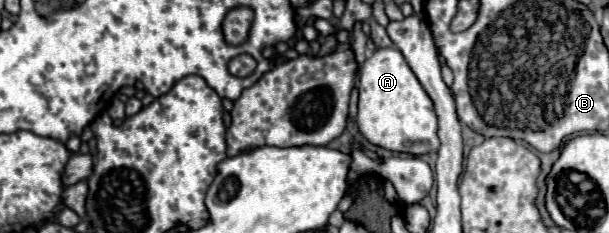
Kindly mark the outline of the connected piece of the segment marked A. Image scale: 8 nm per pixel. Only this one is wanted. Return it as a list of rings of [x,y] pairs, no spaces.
[[[380,47],[376,49],[362,65],[360,79],[358,79],[358,115],[356,125],[360,133],[378,147],[410,153],[410,155],[424,155],[430,151],[438,151],[438,135],[436,135],[436,113],[432,99],[422,89],[420,81],[408,67],[406,59],[400,55],[398,49]]]

